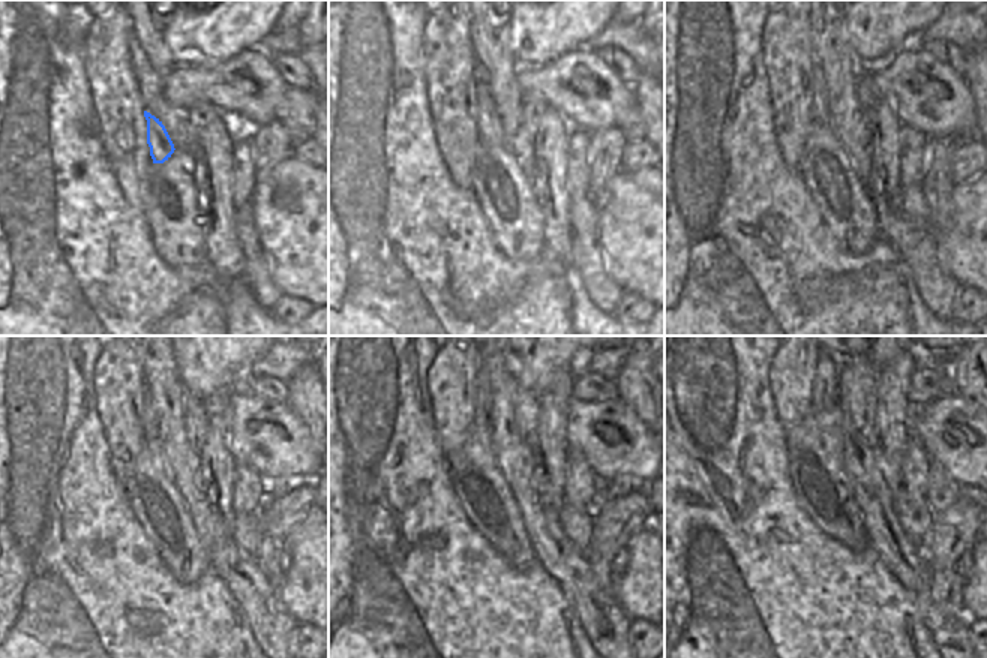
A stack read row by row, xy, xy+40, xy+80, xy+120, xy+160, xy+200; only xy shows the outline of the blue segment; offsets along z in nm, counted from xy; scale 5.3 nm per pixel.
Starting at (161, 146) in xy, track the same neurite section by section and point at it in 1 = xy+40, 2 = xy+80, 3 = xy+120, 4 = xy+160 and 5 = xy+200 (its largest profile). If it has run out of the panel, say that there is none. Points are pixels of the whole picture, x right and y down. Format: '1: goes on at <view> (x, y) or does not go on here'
1: goes on at xy+40 (491, 134)
2: goes on at xy+80 (821, 113)
3: goes on at xy+120 (149, 417)
4: goes on at xy+160 (483, 397)
5: goes on at xy+200 (827, 381)

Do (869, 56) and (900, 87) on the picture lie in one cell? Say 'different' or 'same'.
different

